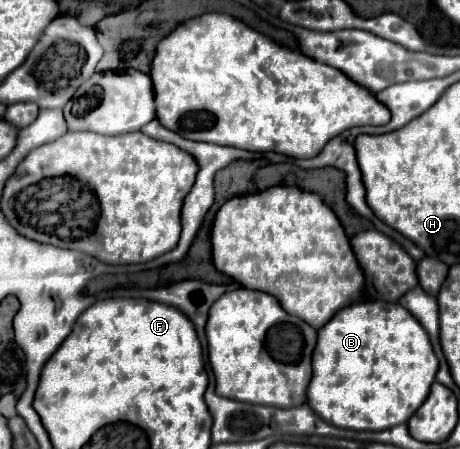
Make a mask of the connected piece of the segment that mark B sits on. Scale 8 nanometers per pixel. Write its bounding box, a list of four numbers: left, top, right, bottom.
[308,301,438,431]

